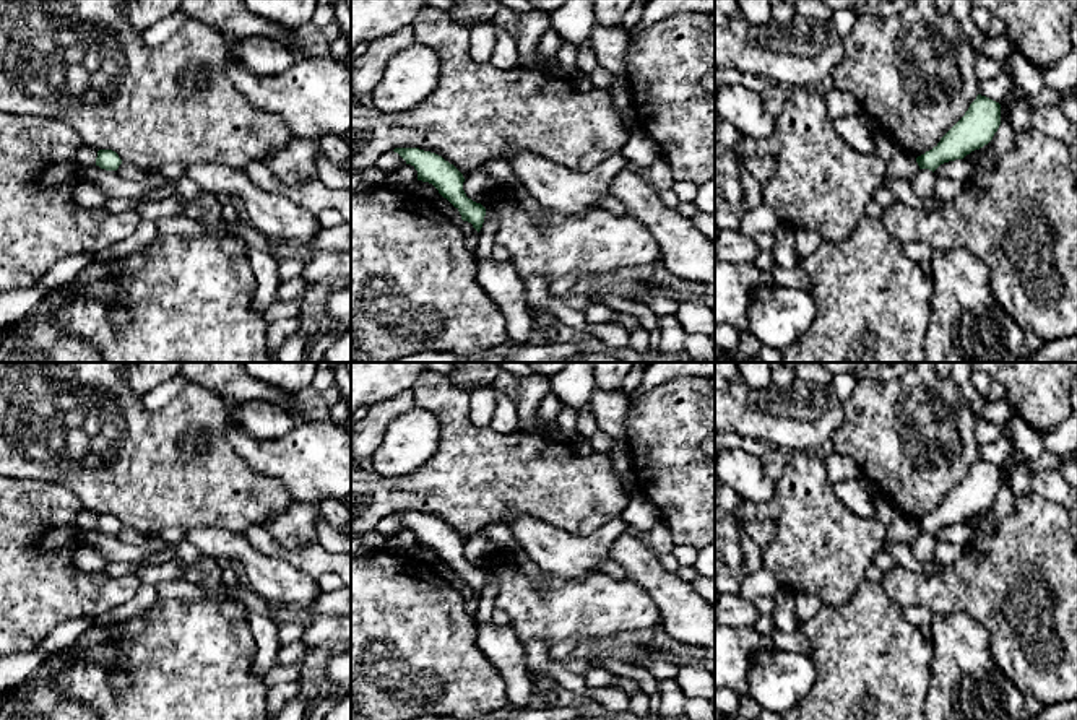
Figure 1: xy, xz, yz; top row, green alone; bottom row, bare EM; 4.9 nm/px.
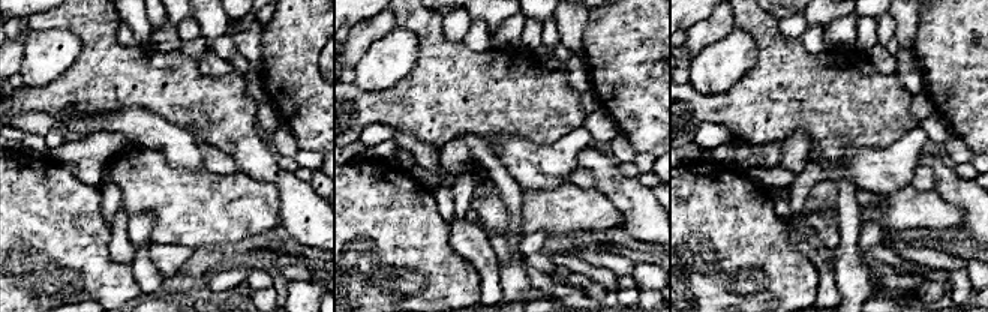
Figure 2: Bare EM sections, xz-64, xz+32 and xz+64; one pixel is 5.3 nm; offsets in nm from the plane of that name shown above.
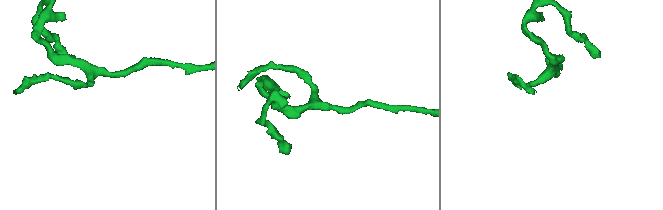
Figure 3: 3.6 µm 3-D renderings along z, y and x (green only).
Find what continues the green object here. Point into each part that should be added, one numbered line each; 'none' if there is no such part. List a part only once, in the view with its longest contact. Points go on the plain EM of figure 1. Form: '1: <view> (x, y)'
none

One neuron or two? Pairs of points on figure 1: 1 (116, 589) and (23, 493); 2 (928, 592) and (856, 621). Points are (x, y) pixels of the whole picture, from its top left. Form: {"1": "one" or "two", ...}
{"1": "one", "2": "two"}

